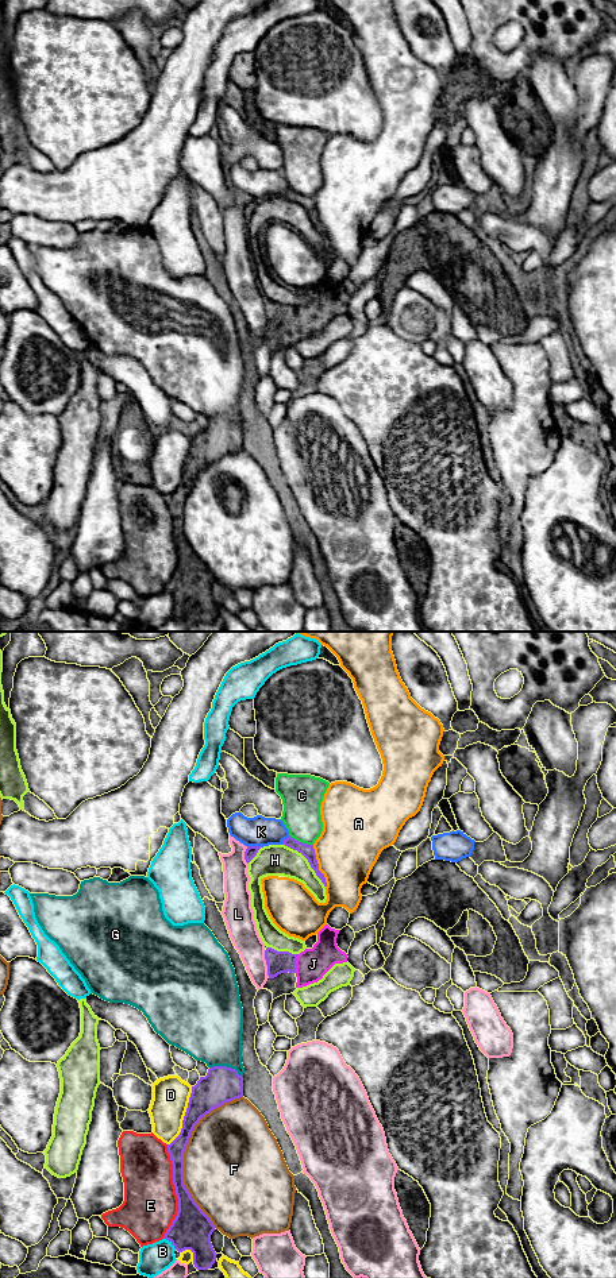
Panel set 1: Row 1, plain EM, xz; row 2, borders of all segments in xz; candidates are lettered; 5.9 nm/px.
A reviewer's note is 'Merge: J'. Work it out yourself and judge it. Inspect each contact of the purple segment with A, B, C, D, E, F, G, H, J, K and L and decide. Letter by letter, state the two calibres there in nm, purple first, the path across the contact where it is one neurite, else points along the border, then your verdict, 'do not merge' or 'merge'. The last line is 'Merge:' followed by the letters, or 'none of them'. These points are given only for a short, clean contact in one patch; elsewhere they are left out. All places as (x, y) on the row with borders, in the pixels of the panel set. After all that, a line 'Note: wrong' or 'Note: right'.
A: 80/380 nm | do not merge
B: 240/180 nm | do not merge
C: 80/220 nm | do not merge
D: 200/220 nm | do not merge
E: 240/320 nm | do not merge
F: 100/480 nm | do not merge
G: 220/380 nm | do not merge
H: 80/190 nm | do not merge
J: 130/190 nm | merge
K: 70/180 nm | do not merge
L: 130/170 nm | do not merge
Merge: J
Note: right

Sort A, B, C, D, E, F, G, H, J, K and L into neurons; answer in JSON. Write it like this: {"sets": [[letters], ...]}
{"sets": [["A"], ["B"], ["C"], ["D"], ["E"], ["F"], ["G"], ["H"], ["J"], ["K"], ["L"]]}

